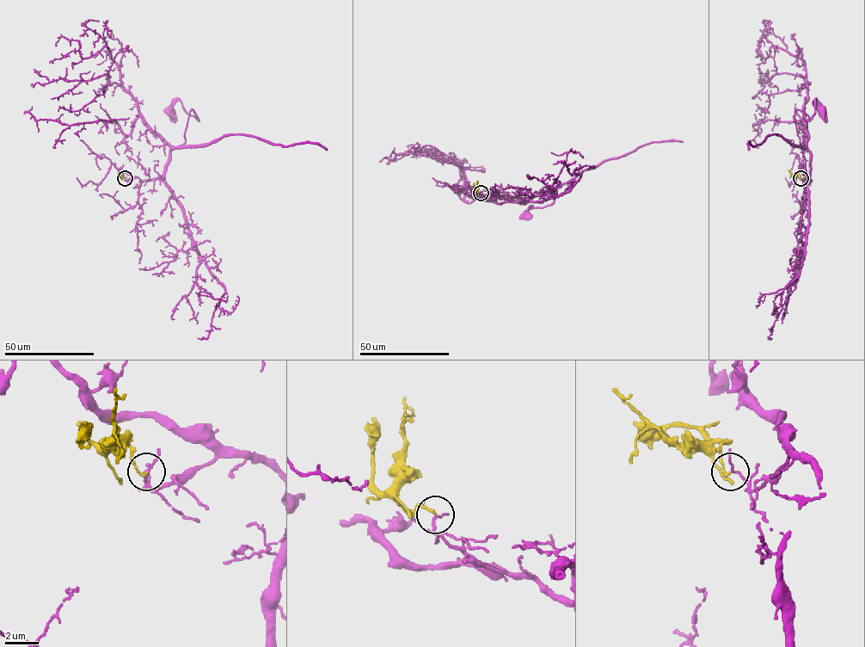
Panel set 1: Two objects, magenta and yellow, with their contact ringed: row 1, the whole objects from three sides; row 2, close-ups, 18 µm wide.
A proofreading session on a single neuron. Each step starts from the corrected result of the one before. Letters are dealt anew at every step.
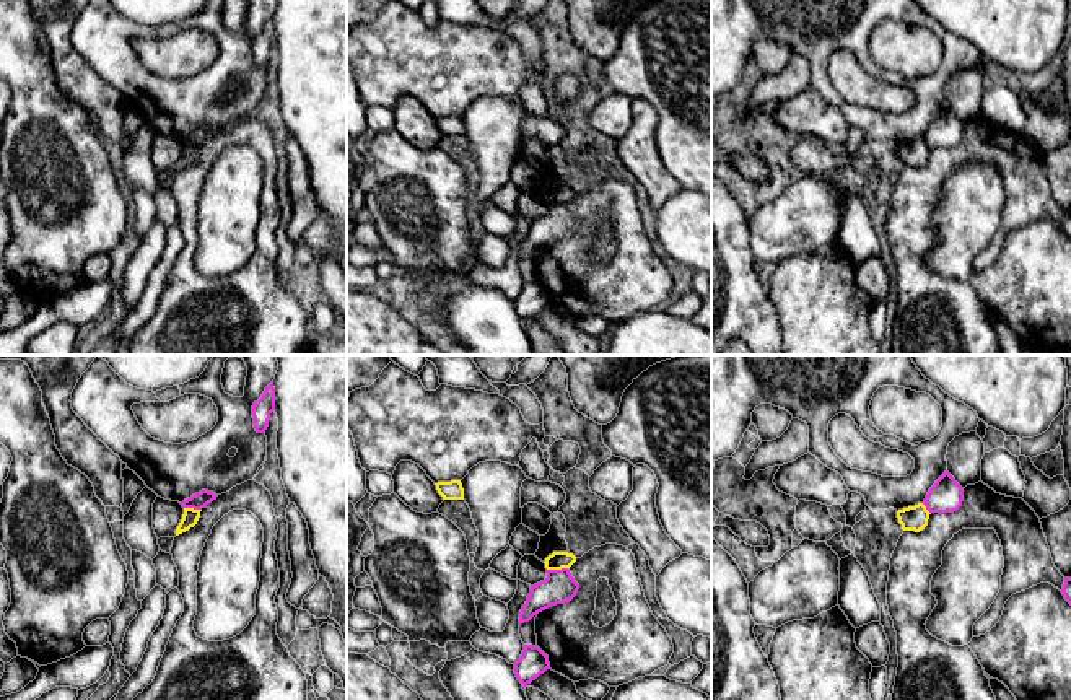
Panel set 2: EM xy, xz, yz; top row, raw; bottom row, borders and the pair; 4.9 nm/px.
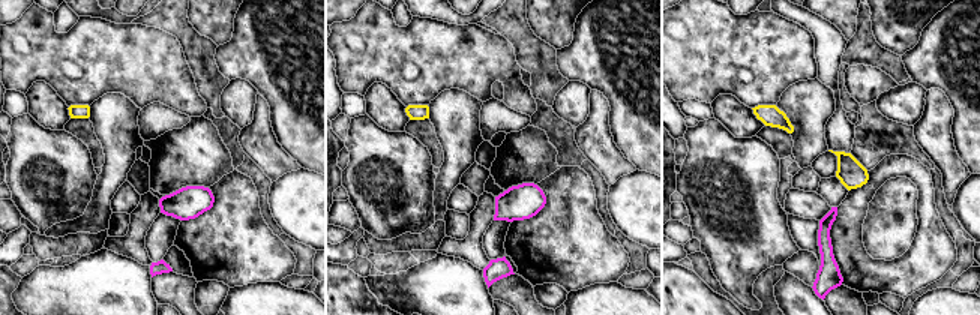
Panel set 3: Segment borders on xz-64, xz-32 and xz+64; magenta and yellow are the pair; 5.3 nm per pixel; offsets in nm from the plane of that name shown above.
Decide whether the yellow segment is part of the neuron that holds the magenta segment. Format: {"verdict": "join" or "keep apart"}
{"verdict": "keep apart"}

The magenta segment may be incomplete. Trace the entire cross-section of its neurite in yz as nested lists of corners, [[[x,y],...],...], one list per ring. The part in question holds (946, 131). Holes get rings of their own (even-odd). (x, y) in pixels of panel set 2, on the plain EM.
[[[946,106],[929,124],[923,140],[929,148],[954,148],[962,142],[964,124]]]

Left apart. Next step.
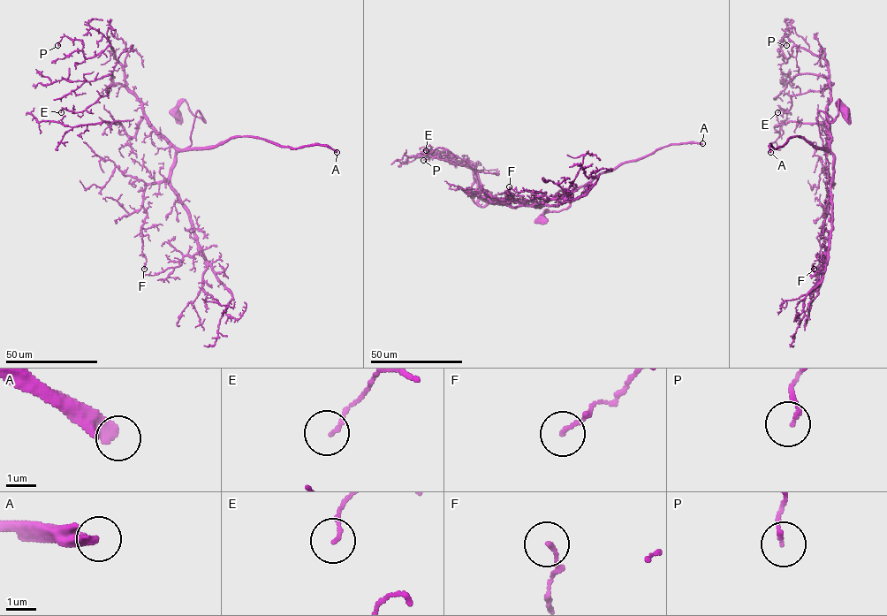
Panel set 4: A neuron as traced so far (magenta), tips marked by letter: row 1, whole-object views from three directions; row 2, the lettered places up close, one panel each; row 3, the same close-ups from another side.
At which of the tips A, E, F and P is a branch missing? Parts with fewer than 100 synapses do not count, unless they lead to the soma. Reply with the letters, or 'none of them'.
A

